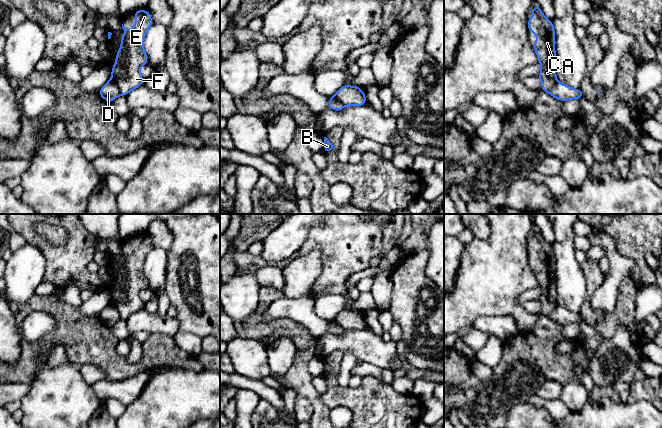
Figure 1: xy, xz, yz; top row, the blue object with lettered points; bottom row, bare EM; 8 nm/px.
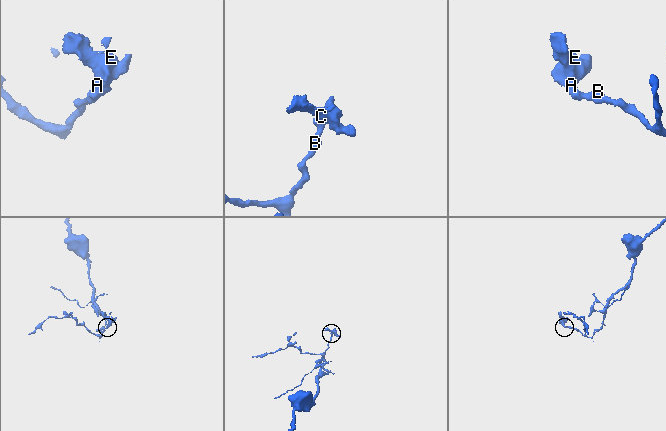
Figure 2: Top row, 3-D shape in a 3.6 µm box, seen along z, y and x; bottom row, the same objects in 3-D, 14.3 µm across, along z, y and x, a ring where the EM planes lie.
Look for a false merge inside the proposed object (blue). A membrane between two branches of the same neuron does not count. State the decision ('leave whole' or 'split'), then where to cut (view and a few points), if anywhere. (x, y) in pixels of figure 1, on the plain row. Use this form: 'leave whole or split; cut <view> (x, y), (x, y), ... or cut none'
split; cut xy (111, 302), (120, 317)

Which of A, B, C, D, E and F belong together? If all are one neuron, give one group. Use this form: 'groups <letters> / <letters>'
groups A C E F / B D

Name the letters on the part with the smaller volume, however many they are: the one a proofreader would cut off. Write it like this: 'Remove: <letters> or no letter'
Remove: A, C, E, F

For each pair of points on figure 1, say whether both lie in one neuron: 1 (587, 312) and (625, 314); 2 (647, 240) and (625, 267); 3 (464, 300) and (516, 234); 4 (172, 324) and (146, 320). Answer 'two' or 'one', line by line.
1: one
2: two
3: one
4: one

